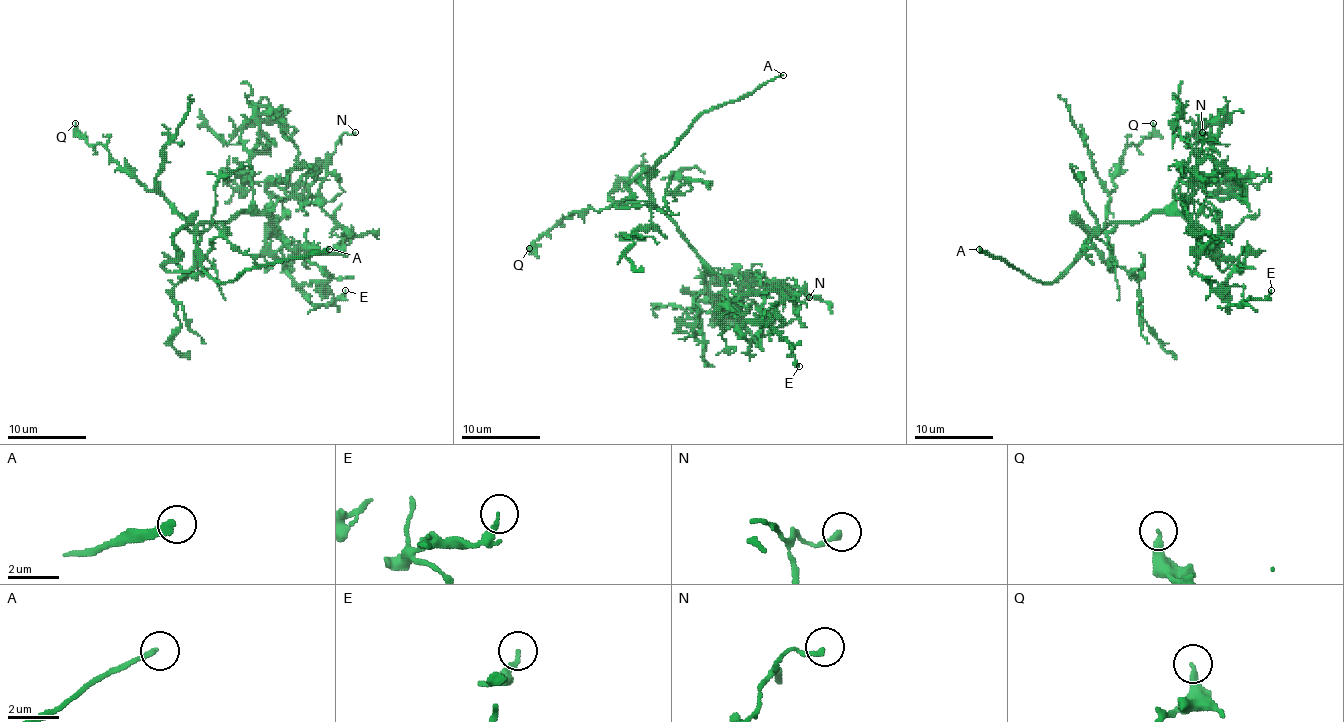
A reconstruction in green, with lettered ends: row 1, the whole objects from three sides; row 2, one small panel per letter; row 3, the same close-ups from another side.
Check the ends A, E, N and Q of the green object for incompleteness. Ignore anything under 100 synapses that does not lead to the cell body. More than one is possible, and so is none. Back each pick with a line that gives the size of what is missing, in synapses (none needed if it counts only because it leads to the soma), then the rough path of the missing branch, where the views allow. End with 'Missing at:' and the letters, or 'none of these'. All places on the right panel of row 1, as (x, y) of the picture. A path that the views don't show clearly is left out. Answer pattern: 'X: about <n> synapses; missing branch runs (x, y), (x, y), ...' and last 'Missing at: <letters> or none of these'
Missing at: A

